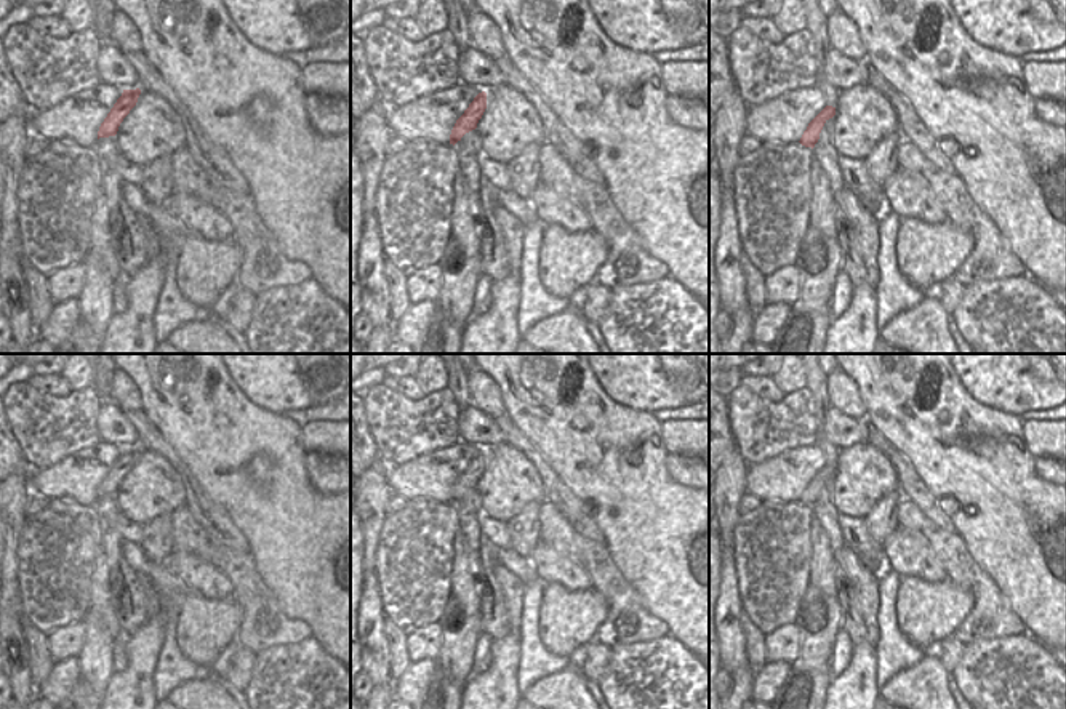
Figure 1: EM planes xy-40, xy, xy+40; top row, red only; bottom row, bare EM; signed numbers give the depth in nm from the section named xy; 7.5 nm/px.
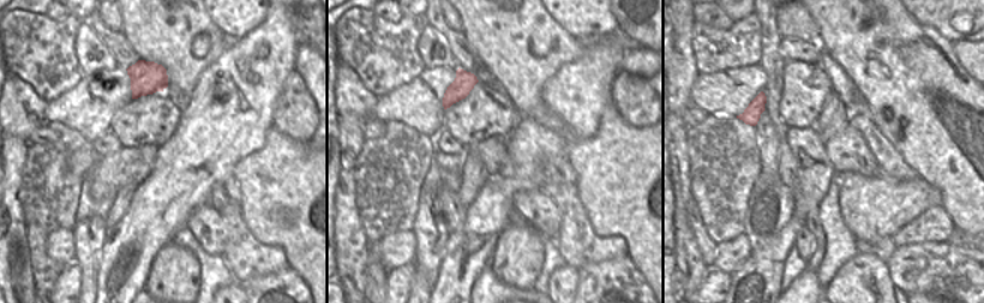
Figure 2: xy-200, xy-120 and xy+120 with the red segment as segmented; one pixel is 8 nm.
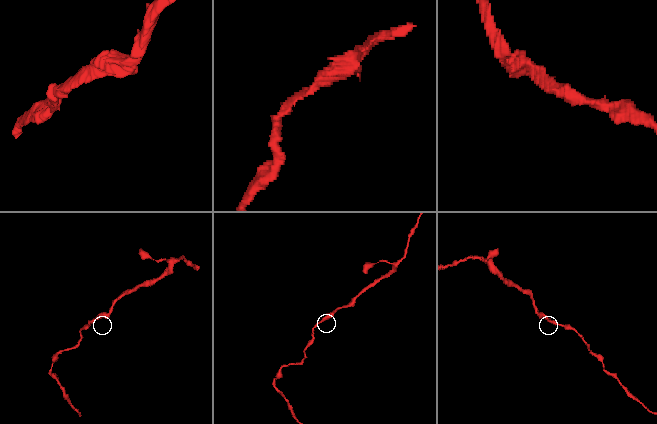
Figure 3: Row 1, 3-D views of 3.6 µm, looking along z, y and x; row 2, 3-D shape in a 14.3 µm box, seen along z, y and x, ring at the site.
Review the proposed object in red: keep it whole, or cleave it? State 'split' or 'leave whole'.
leave whole

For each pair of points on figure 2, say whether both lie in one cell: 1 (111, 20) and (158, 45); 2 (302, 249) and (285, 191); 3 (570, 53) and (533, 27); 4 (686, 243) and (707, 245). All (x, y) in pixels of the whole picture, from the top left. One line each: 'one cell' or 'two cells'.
1: two cells
2: one cell
3: one cell
4: two cells

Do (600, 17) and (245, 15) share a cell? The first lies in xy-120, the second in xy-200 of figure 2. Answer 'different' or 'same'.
same

